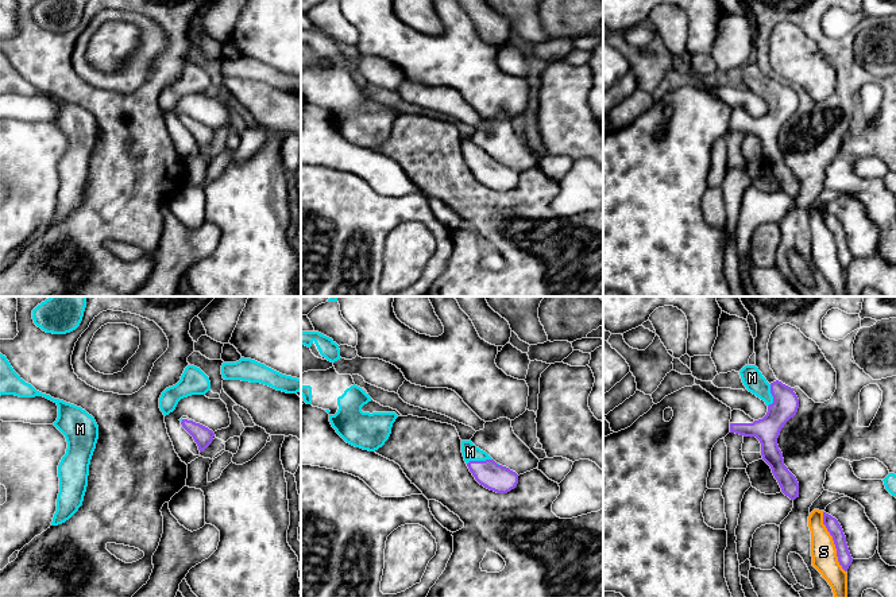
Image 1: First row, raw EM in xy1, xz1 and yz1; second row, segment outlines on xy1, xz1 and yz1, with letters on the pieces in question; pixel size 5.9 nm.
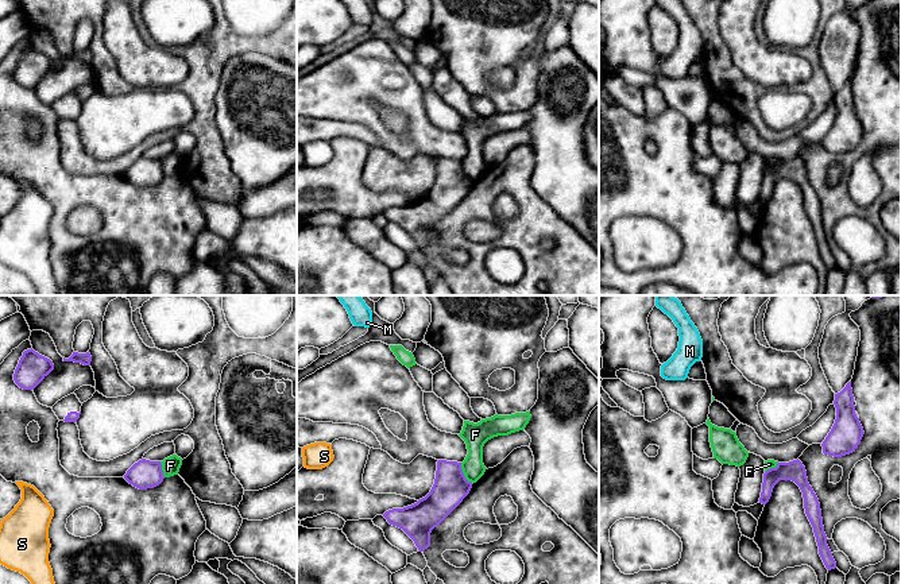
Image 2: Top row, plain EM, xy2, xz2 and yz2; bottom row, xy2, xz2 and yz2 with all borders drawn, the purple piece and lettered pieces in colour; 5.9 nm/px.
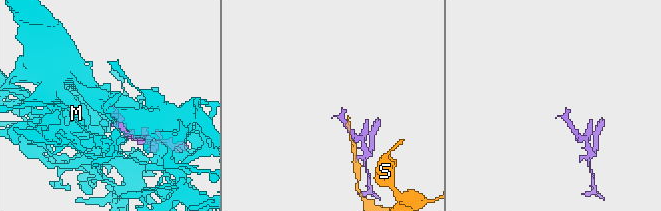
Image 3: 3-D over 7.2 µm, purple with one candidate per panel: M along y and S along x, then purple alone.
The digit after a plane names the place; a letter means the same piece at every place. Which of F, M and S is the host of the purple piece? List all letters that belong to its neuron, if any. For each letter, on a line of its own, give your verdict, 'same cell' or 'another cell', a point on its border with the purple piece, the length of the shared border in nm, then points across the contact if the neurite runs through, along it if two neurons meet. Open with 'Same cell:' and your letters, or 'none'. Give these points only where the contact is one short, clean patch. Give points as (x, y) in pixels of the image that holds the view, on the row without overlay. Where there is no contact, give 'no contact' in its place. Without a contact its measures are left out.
Same cell: M
F: another cell | xz2 (463, 171) | 150 nm | along xz2 (460, 161), (463, 173), (472, 181)
M: same cell | xz1 (479, 159) | 160 nm
S: another cell | yz1 (834, 240) | 380 nm

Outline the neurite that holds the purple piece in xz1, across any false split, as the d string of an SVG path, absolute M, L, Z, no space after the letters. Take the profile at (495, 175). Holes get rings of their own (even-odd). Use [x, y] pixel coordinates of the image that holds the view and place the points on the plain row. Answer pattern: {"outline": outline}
{"outline": "M471 137L461 139L461 151L470 170L484 186L497 191L507 191L517 185L518 172L497 162L486 150L476 146Z"}

